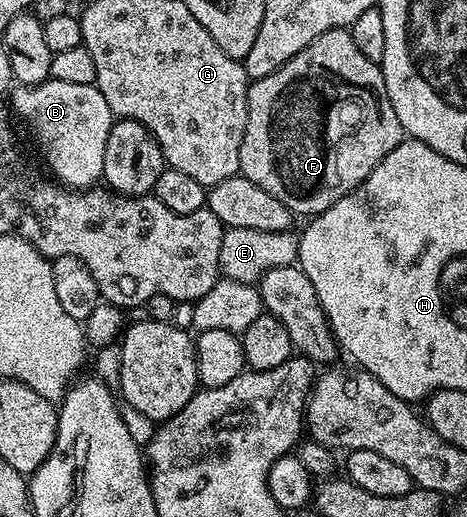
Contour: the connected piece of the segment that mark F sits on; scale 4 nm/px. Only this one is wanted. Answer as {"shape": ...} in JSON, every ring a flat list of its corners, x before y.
{"shape":[[348,28,326,30,310,46,298,50,290,62,278,66,274,74,249,83,248,121,242,138,239,175,278,198,297,217,311,218,356,189,405,136,402,122,398,122,398,114,390,106,384,71,379,64,370,62,358,50]]}

